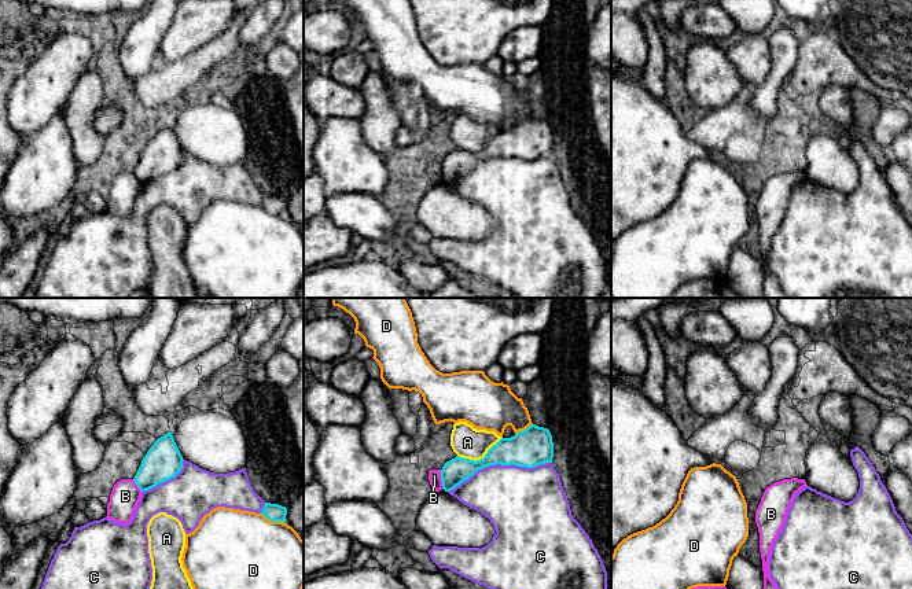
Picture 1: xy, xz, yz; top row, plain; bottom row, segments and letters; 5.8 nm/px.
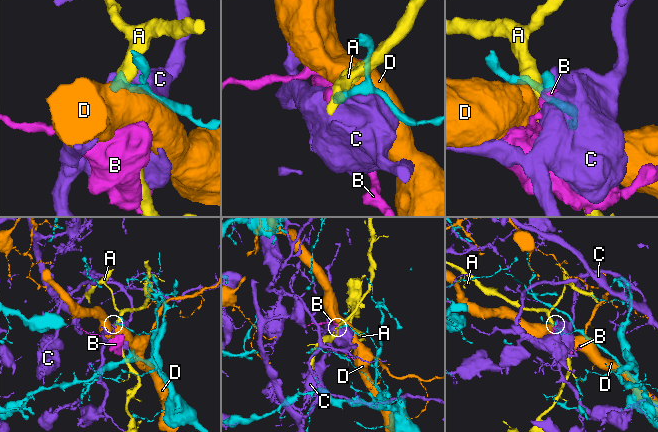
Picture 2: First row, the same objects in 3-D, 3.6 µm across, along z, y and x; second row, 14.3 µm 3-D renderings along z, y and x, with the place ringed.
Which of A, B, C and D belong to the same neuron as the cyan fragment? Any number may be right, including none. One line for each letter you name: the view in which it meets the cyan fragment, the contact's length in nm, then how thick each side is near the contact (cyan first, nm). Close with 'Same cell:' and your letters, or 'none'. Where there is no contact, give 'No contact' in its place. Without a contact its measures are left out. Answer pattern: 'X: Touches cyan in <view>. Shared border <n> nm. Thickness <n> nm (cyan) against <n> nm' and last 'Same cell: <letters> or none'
Same cell: none

